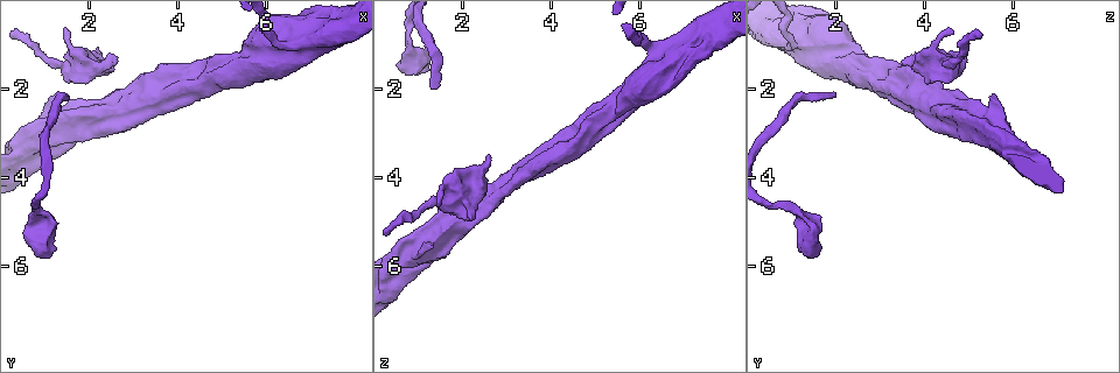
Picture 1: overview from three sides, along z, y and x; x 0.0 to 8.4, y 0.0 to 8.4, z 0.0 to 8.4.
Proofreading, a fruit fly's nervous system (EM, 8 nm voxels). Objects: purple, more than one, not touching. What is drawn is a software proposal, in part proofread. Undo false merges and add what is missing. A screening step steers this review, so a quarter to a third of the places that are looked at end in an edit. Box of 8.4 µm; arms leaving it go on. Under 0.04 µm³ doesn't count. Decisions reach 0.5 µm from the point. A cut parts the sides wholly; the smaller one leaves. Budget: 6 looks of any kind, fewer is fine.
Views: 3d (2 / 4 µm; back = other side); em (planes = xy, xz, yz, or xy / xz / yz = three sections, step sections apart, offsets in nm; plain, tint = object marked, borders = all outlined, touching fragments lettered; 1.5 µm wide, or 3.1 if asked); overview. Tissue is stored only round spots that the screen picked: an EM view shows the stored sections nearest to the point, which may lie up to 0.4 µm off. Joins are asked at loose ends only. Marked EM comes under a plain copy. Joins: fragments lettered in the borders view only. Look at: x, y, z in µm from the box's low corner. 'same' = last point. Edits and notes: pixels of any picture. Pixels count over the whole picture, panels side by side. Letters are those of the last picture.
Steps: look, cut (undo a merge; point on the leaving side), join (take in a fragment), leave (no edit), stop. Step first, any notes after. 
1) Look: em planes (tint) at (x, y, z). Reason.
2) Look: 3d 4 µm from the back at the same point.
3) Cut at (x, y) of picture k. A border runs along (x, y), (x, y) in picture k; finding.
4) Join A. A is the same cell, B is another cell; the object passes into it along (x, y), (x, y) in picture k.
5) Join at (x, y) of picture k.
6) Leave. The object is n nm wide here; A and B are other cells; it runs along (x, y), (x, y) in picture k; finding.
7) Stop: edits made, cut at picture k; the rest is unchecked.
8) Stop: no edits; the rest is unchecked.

Look: 3d 2 µm at (1.30, 2.10, 2.00). An open end.

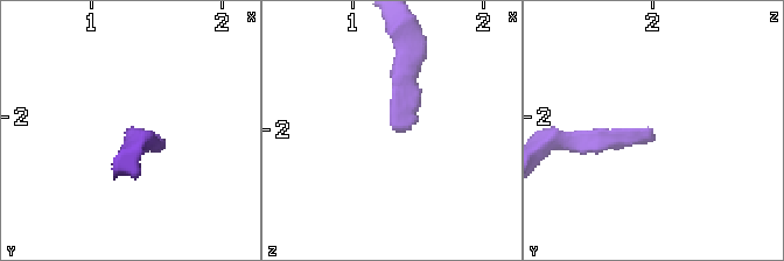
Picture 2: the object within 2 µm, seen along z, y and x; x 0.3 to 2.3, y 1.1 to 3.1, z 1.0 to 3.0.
Look: em xz step 8 (borders) at (1.32, 2.08, 1.98).

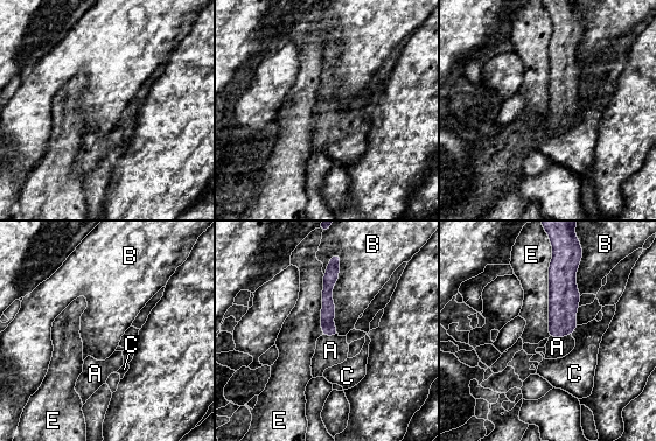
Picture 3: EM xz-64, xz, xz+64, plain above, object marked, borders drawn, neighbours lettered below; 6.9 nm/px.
Join A. The object is 100 nm wide here; A is the same cell, B, C and E are other cells; the object passes into it along (563, 300), (559, 336), (557, 347) in picture 3; the cell continues.

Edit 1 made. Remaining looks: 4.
Look: em xz step 8 (borders) at (6.45, 0.95, 1.10). Sharp bend.

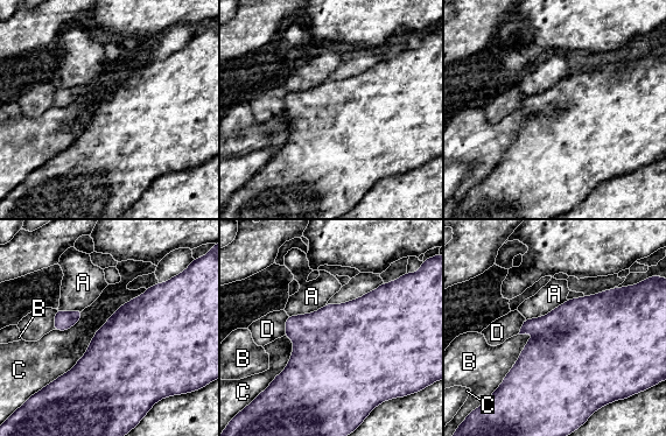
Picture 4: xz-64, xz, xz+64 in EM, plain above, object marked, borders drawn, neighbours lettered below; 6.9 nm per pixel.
Leave. A, B, C and D are other cells; a border runs along (147, 289), (47, 385) in picture 4; all the same cell.

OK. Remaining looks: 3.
Stop: edits made, join at picture 3; the rest is unchecked.

